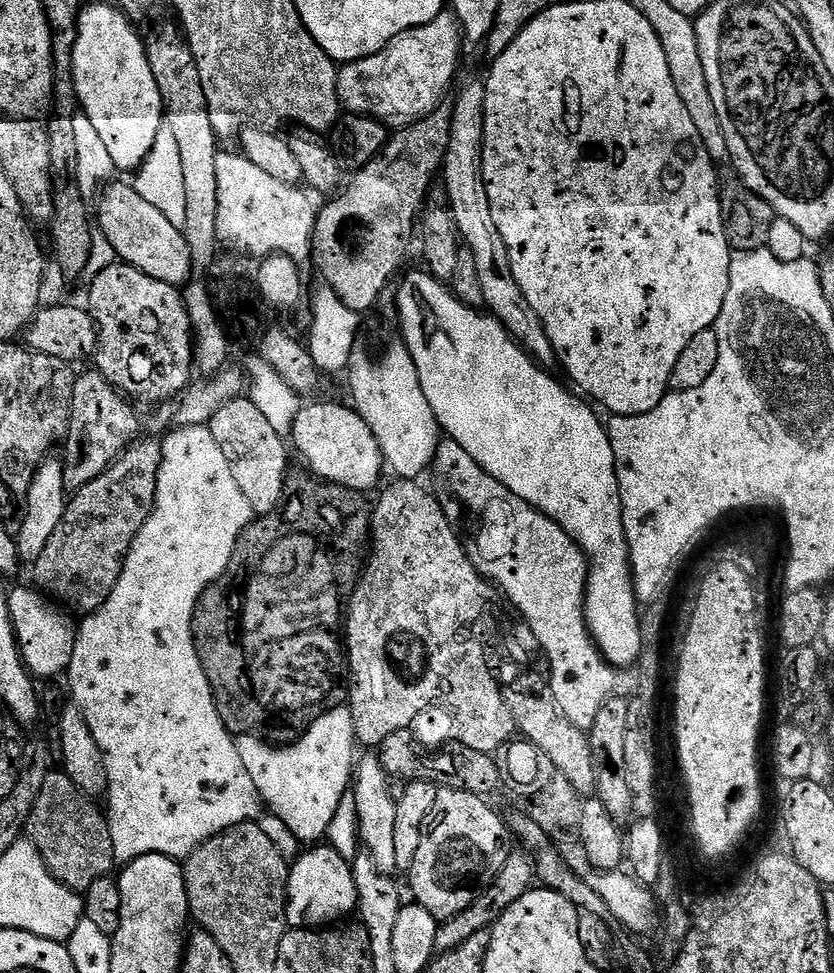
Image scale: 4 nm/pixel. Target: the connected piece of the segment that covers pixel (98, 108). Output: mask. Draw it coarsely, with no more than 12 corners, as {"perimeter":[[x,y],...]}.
{"perimeter":[[83,9],[72,81],[117,169],[165,123],[137,25]]}

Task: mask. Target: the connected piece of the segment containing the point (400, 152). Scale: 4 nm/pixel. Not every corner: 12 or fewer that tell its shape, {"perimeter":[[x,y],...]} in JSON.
{"perimeter":[[451,107],[393,131],[317,211],[310,264],[350,310],[394,280]]}

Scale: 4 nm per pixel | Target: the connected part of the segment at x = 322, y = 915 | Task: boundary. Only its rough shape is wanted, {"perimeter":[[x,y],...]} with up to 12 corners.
{"perimeter":[[301,851],[288,874],[288,927],[323,929],[357,911],[352,864]]}

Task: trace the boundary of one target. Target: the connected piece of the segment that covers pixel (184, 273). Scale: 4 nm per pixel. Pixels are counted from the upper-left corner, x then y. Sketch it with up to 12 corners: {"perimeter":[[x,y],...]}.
{"perimeter":[[109,183],[98,228],[123,263],[187,285],[182,229],[131,183]]}

